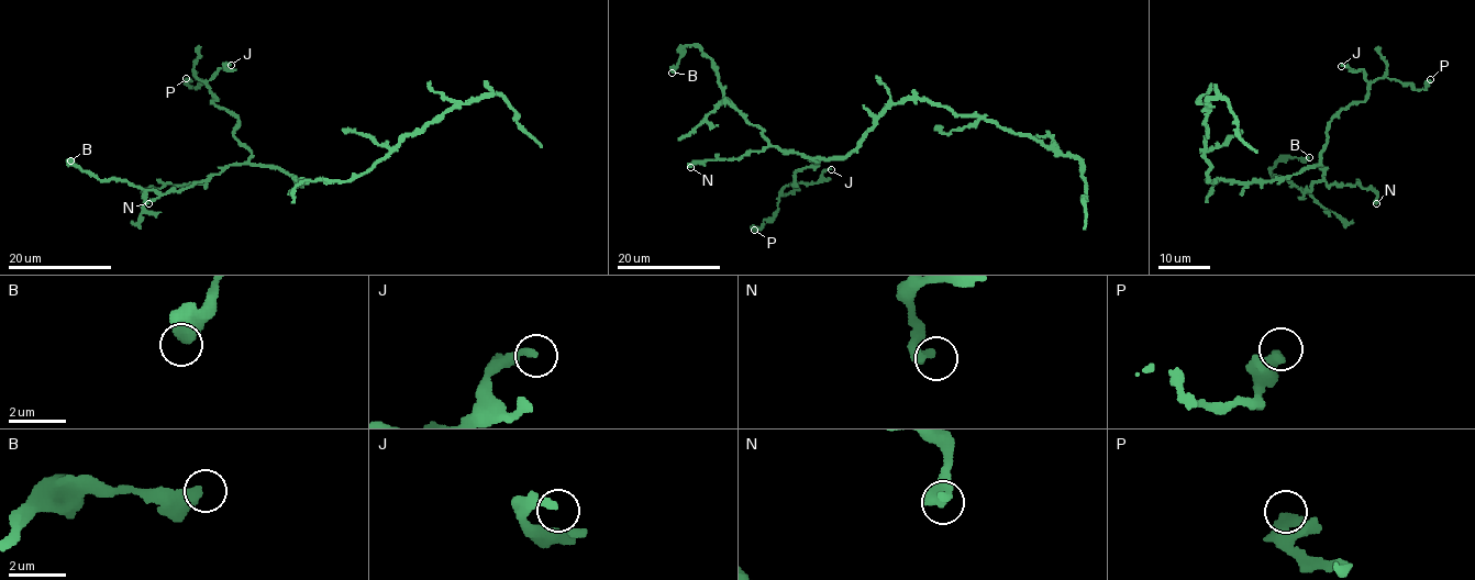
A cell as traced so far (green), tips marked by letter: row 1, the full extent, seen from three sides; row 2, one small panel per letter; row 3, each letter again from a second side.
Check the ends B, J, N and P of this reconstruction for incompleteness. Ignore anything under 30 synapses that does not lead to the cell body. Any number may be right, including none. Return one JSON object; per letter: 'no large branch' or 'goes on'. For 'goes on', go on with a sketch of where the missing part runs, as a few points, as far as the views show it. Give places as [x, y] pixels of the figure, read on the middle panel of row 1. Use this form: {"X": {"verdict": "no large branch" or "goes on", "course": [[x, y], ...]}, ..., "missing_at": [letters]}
{"B": {"verdict": "no large branch"}, "J": {"verdict": "no large branch"}, "N": {"verdict": "no large branch"}, "P": {"verdict": "no large branch"}, "missing_at": []}

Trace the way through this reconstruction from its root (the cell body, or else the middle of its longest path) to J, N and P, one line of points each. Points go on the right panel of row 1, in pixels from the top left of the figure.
J: (1249, 181), (1278, 180), (1321, 163), (1329, 121), (1354, 102), (1362, 102), (1367, 93), (1363, 71), (1341, 66)
N: (1249, 181), (1273, 181), (1322, 165), (1328, 185), (1360, 183), (1376, 192), (1376, 203)
P: (1249, 181), (1317, 166), (1329, 121), (1365, 100), (1378, 78), (1413, 89), (1430, 79)

